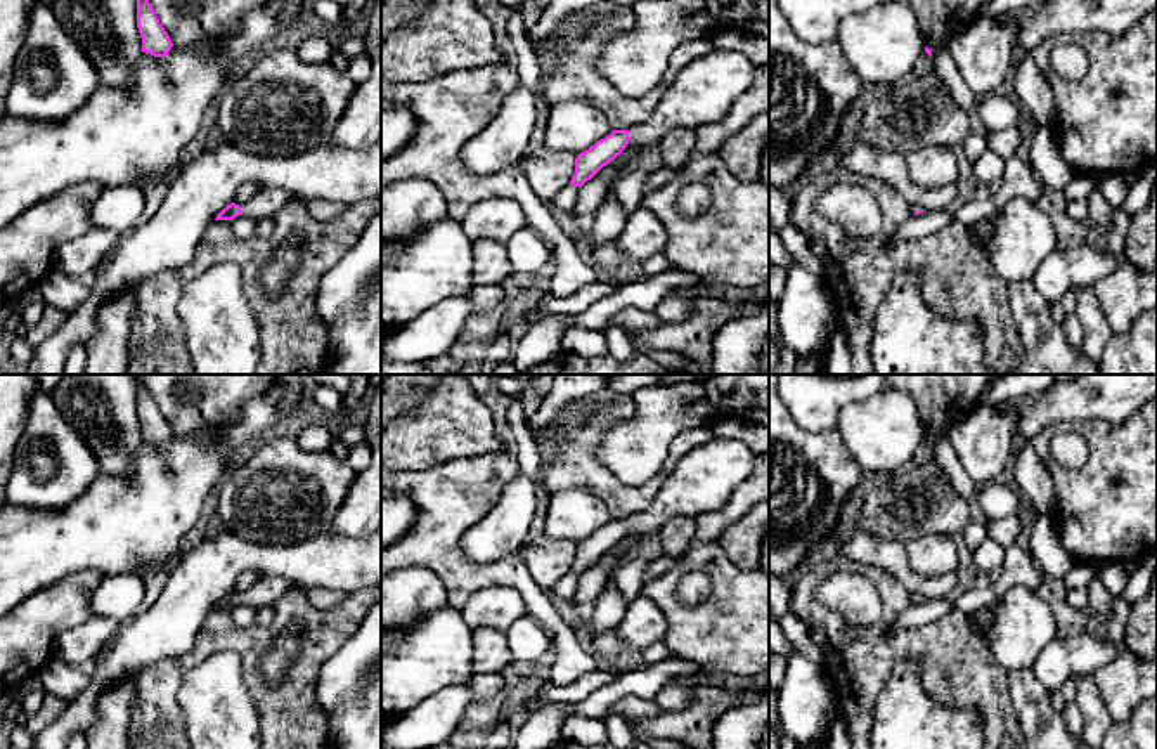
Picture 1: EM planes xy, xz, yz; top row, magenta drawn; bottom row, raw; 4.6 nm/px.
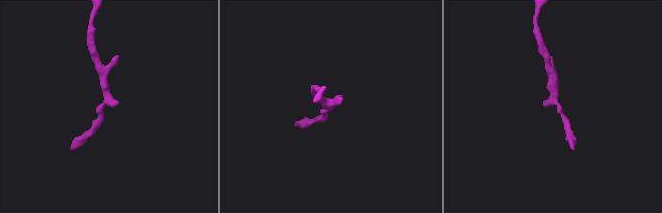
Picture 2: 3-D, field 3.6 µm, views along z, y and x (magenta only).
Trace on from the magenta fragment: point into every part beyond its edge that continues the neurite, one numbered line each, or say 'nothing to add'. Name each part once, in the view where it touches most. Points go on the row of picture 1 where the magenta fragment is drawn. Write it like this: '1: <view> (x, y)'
1: xz (705, 89)

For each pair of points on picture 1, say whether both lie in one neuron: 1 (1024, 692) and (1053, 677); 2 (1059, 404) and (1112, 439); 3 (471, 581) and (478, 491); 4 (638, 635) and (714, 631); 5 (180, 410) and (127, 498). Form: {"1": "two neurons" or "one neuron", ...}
{"1": "two neurons", "2": "two neurons", "3": "one neuron", "4": "two neurons", "5": "two neurons"}

